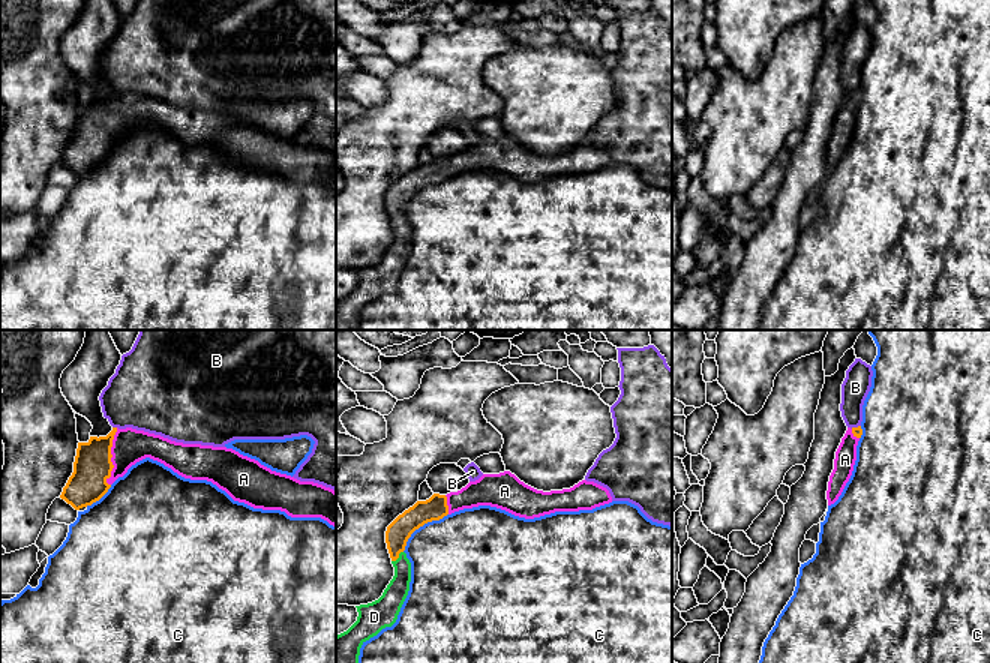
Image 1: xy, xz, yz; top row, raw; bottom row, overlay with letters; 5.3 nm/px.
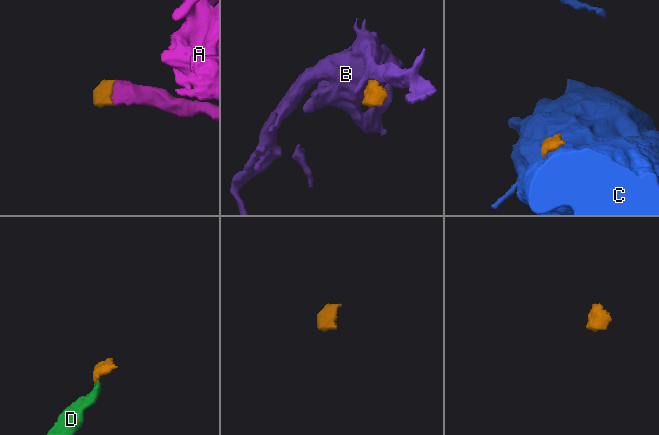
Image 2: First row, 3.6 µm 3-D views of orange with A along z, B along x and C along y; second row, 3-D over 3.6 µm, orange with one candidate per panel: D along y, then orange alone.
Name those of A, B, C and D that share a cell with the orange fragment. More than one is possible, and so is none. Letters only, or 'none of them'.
A, D

